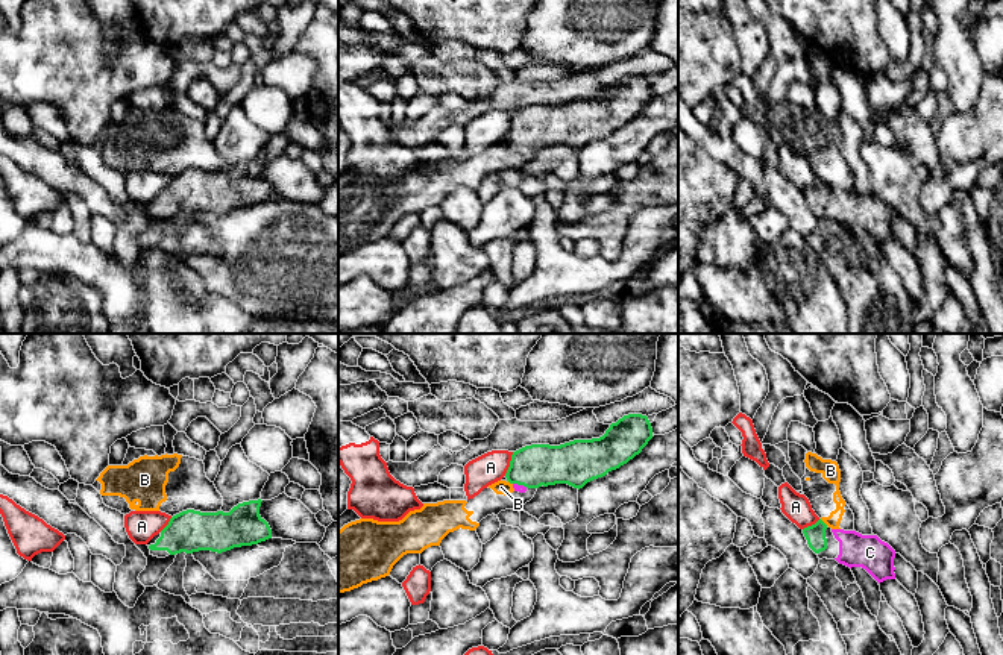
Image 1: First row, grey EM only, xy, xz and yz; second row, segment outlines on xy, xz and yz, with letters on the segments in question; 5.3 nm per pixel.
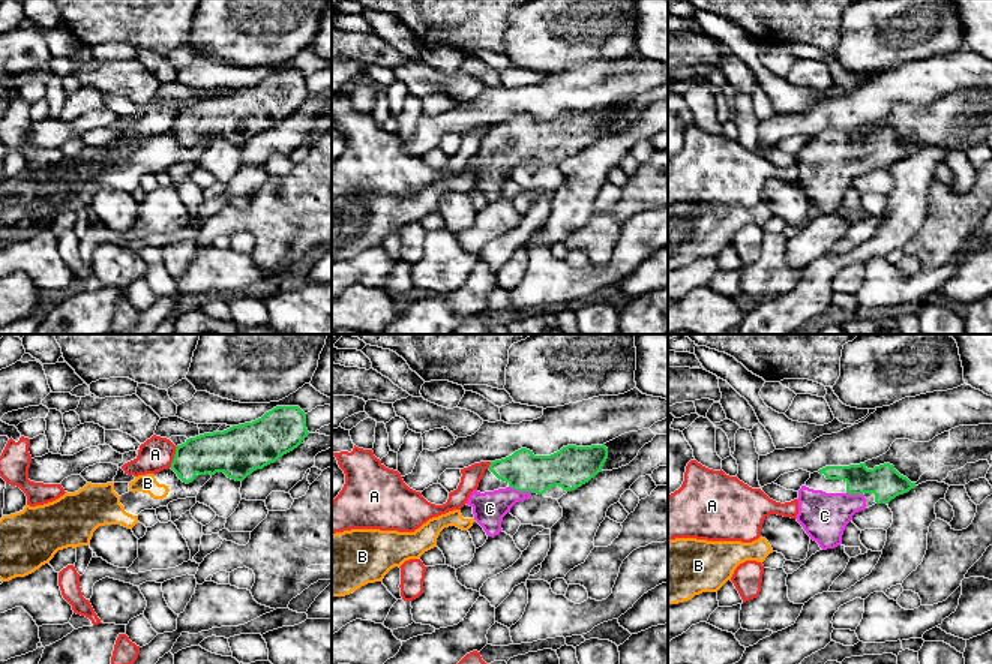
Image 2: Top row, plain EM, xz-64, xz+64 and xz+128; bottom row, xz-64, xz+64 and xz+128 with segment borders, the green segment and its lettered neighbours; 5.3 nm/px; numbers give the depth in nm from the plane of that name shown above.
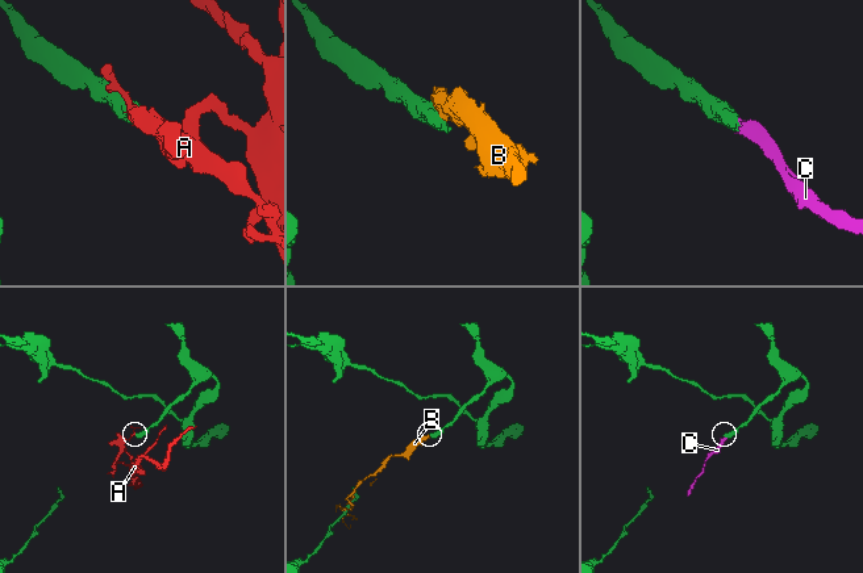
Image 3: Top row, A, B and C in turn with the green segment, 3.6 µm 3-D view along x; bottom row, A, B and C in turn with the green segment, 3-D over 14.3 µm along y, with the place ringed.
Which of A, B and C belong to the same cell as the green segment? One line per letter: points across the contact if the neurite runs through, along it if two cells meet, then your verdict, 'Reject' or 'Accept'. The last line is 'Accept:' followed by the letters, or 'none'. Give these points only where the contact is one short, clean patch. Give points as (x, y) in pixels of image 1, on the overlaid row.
A: Boundary: xz (513, 452), (504, 475). Reject
B: Boundary: yz (820, 519), (827, 525). Reject
C: Path across: xz (533, 466), (522, 476), (521, 484), (521, 488). Accept
Accept: C

